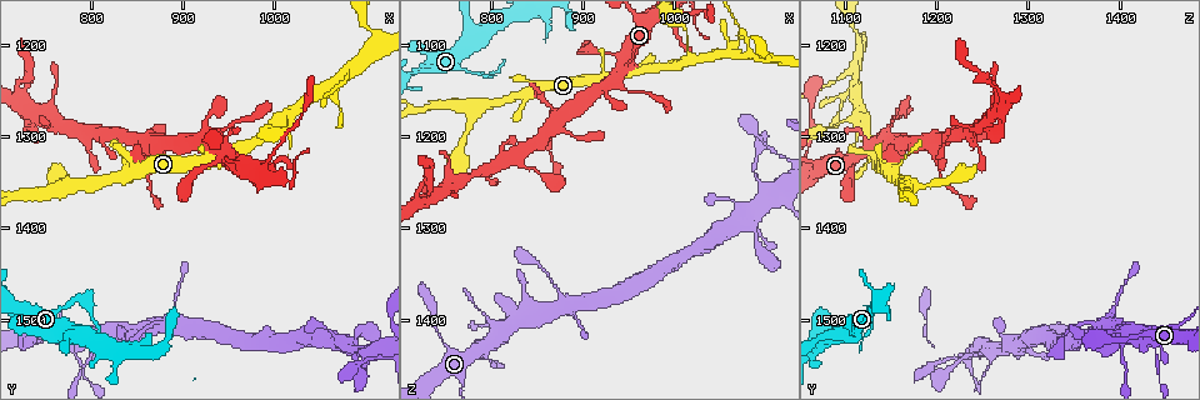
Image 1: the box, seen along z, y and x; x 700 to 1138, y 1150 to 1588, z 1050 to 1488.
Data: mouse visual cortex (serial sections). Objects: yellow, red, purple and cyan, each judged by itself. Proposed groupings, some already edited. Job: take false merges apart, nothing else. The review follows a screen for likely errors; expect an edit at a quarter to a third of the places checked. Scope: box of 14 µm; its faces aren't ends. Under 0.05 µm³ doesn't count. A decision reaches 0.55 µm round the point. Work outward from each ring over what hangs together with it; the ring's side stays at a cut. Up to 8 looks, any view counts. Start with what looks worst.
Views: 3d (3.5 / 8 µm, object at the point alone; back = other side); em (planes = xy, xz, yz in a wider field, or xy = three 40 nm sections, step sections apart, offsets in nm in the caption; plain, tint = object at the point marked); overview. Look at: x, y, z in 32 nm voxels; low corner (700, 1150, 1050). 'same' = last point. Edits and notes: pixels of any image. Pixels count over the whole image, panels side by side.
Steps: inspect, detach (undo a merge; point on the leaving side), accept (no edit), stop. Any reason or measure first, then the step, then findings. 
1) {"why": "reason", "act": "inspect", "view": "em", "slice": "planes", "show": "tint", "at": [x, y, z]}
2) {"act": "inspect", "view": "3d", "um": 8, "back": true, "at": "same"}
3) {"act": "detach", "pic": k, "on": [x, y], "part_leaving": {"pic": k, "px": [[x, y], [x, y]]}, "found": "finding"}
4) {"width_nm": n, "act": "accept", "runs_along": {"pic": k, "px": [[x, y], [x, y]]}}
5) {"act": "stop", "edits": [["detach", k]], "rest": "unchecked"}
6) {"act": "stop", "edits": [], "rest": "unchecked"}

{"why": "abrupt turn", "act": "inspect", "view": "3d", "um": 3.5, "at": [785, 1480, 1130]}

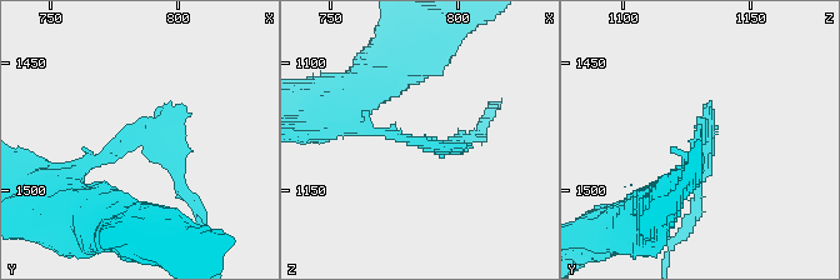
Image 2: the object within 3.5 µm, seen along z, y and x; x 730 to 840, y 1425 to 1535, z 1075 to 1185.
{"why": "shape alone is not enough", "act": "inspect", "view": "em", "slice": "xy", "step": 3, "show": "tint", "at": [785, 1477, 1130]}

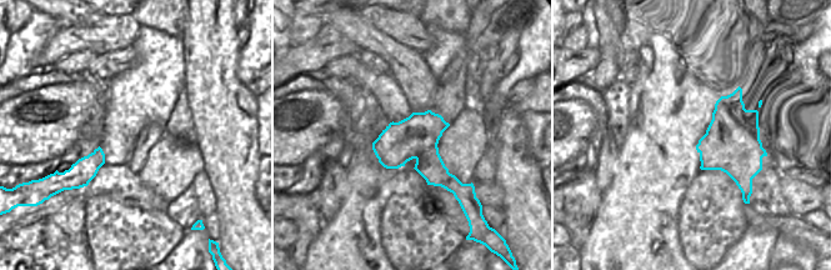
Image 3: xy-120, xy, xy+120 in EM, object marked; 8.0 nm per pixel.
{"act": "accept", "runs_along": {"pic": 2, "px": [[74, 176], [139, 134], [193, 199]]}, "found": "all the same cell"}

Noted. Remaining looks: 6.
{"why": "narrows sharply", "act": "inspect", "view": "3d", "um": 8, "at": [865, 1340, 1205]}

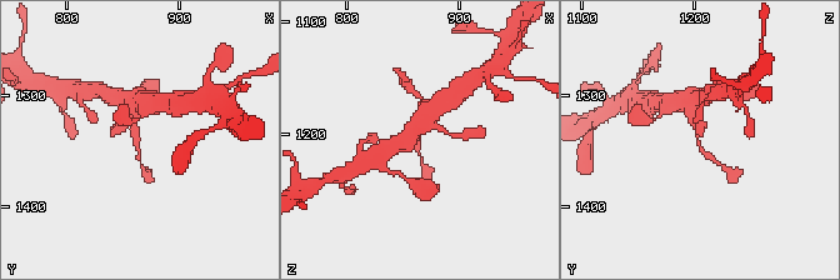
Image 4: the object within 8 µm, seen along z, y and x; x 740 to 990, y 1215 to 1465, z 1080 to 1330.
{"act": "inspect", "view": "em", "slice": "xy", "step": 2, "show": "tint", "at": [862, 1340, 1202]}

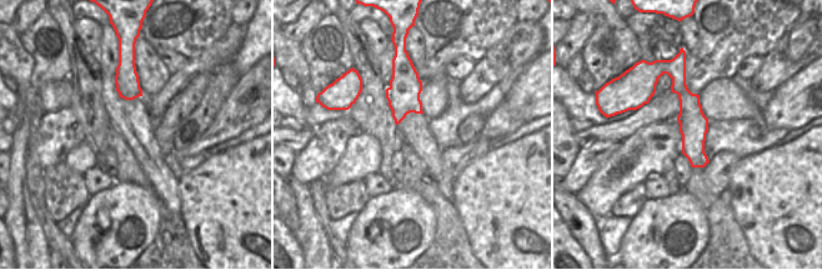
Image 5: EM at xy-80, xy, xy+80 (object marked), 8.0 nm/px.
{"act": "accept", "runs_along": {"pic": 5, "px": [[680, 66], [701, 164]]}, "found": "one cell here"}

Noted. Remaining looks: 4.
{"why": "thin neck", "act": "inspect", "view": "3d", "um": 3.5, "at": [1075, 1230, 1110]}

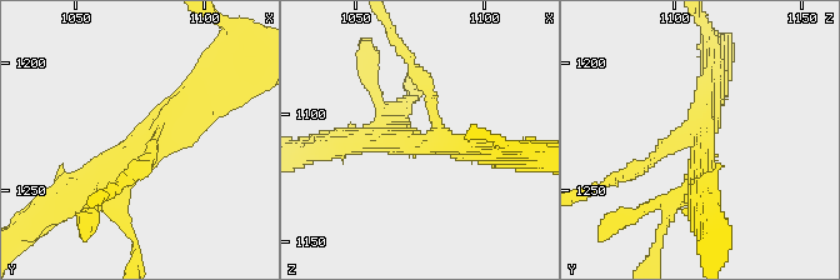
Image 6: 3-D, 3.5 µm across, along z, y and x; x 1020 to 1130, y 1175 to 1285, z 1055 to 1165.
{"arms": 3, "arm_widths_nm": [150, 300, 350], "act": "inspect", "view": "em", "slice": "xy", "step": 3, "show": "tint", "at": [1080, 1230, 1111]}

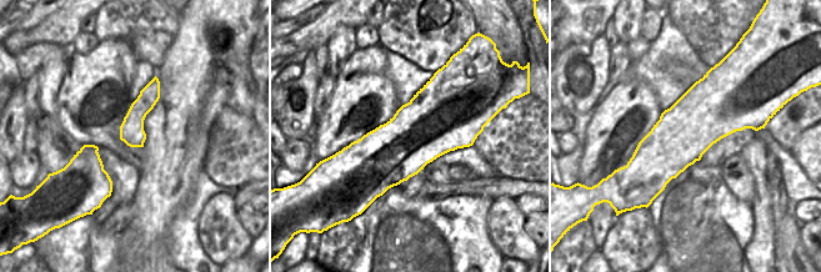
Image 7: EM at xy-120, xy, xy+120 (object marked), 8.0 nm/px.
{"width_nm": 550, "act": "accept", "runs_along": {"pic": 7, "px": [[155, 81], [134, 119], [133, 144]]}, "found": "one cell here"}

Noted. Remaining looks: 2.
{"act": "stop", "edits": [], "rest": "unchecked"}

